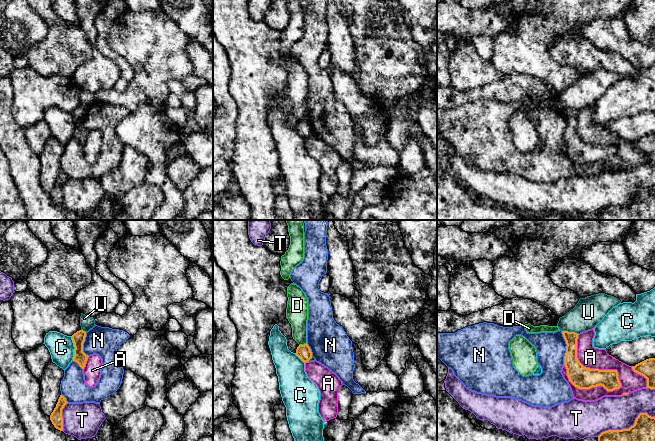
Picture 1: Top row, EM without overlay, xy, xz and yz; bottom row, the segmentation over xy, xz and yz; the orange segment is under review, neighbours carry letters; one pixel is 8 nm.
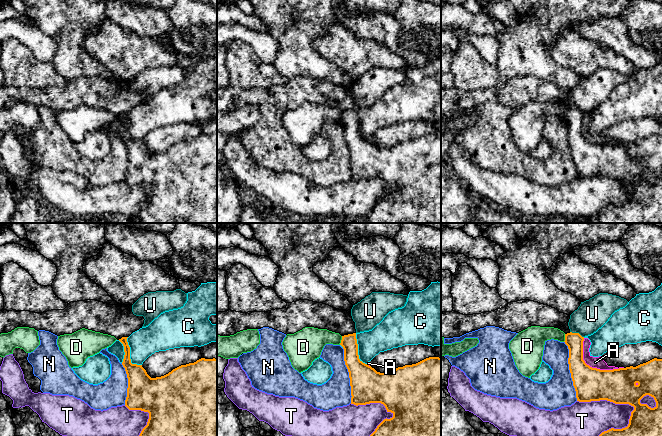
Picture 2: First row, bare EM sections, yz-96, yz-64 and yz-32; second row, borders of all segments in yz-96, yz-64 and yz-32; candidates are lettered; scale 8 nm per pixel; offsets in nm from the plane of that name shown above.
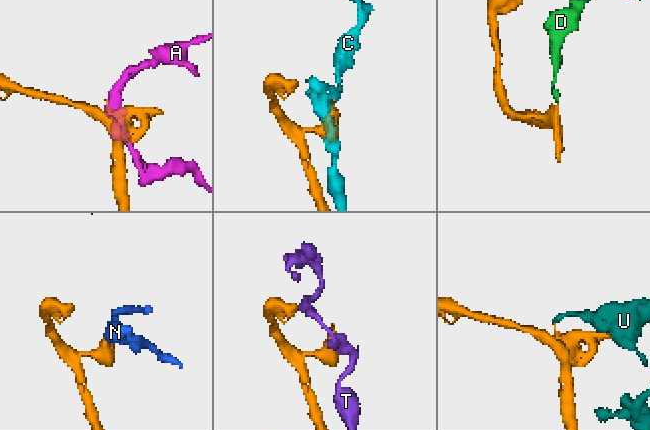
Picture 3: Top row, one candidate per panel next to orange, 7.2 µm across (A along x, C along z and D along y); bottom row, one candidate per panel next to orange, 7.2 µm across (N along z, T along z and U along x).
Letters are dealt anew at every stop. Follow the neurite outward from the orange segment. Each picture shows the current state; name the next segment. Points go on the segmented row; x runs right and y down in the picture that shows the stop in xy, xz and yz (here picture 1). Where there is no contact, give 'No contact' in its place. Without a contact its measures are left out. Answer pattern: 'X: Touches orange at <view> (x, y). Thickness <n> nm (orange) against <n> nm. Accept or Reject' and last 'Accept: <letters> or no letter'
A: Touches orange at yz (593, 369). Thickness 180 nm (orange) against 170 nm. Reject
C: Touches orange at xy (75, 348). Thickness 100 nm (orange) against 200 nm. Reject
D: Touches orange at xz (302, 345). Thickness 110 nm (orange) against 170 nm. Reject
N: Touches orange at yz (566, 347). Thickness 170 nm (orange) against 240 nm. Reject
T: Touches orange at yz (627, 429). Thickness 180 nm (orange) against 280 nm. Reject
U: Touches orange at yz (570, 332). Thickness 120 nm (orange) against 240 nm. Reject
Accept: no letter

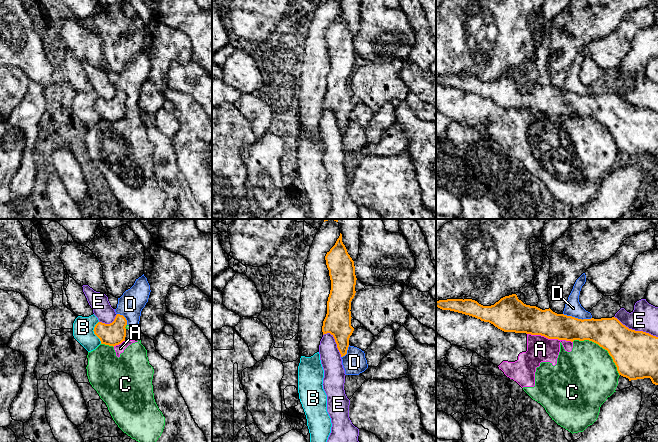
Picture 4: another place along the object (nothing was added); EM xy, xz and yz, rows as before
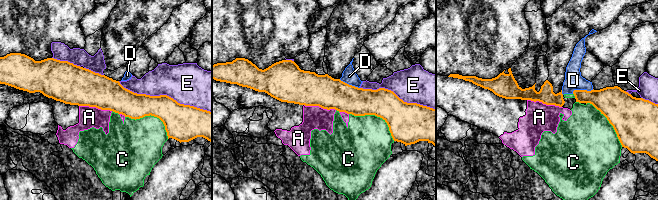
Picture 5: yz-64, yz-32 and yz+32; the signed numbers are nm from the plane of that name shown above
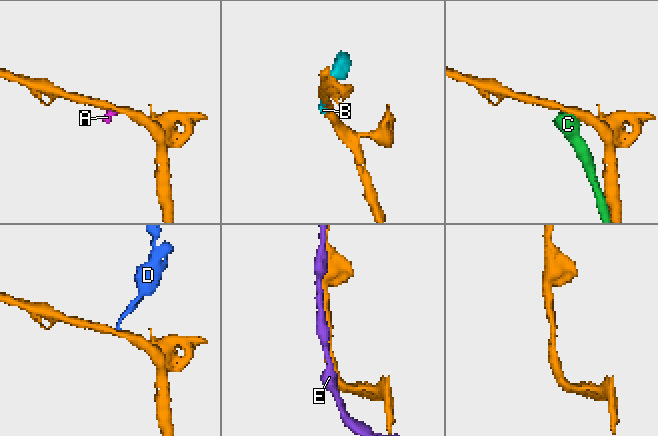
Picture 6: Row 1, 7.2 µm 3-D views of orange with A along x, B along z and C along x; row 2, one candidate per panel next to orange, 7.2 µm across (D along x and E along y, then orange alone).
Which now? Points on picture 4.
A: Touches orange at yz (550, 338). Thickness 220 nm (orange) against 200 nm. Reject
B: Touches orange at xy (94, 332). Thickness 180 nm (orange) against 170 nm. Reject
C: Touches orange at yz (602, 347). Thickness 340 nm (orange) against 460 nm. Reject
D: Touches orange at yz (577, 318). Thickness 220 nm (orange) against 130 nm. Reject
E: Touches orange at yz (636, 331). Thickness 360 nm (orange) against 220 nm. Reject
Accept: no letter

